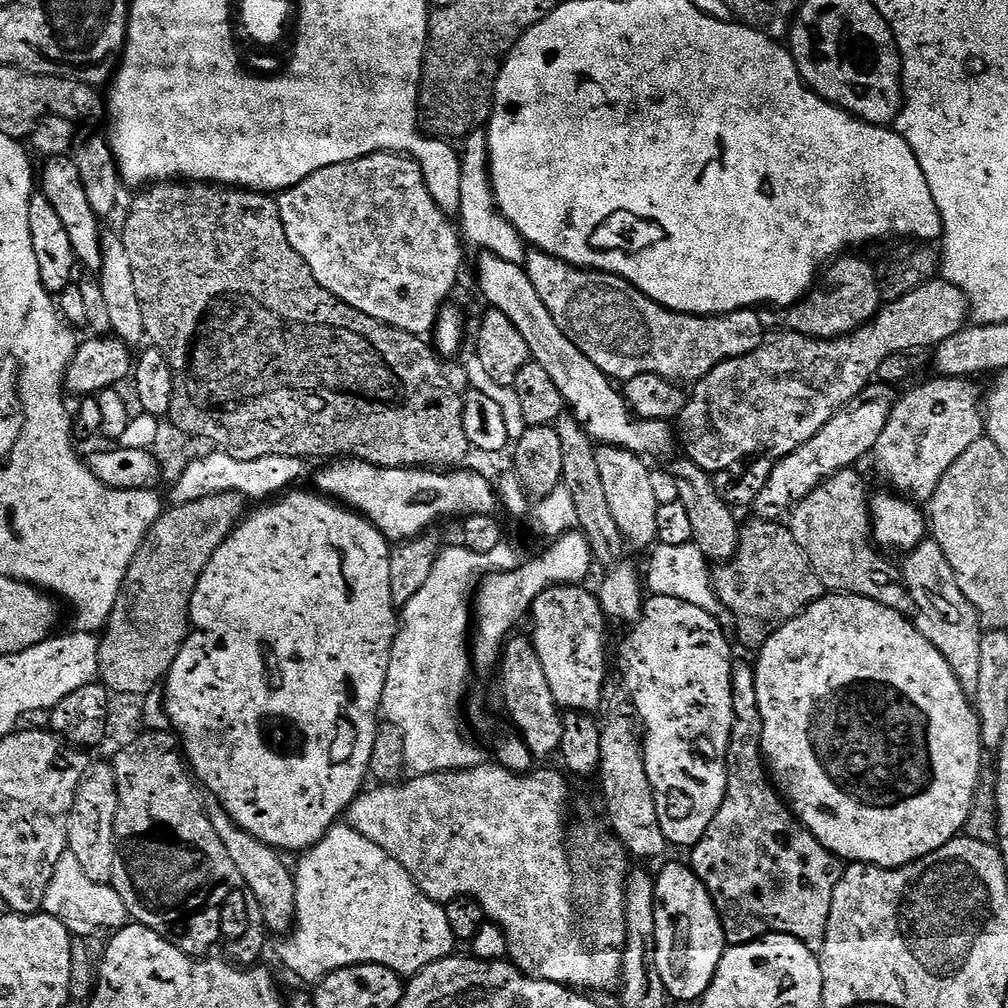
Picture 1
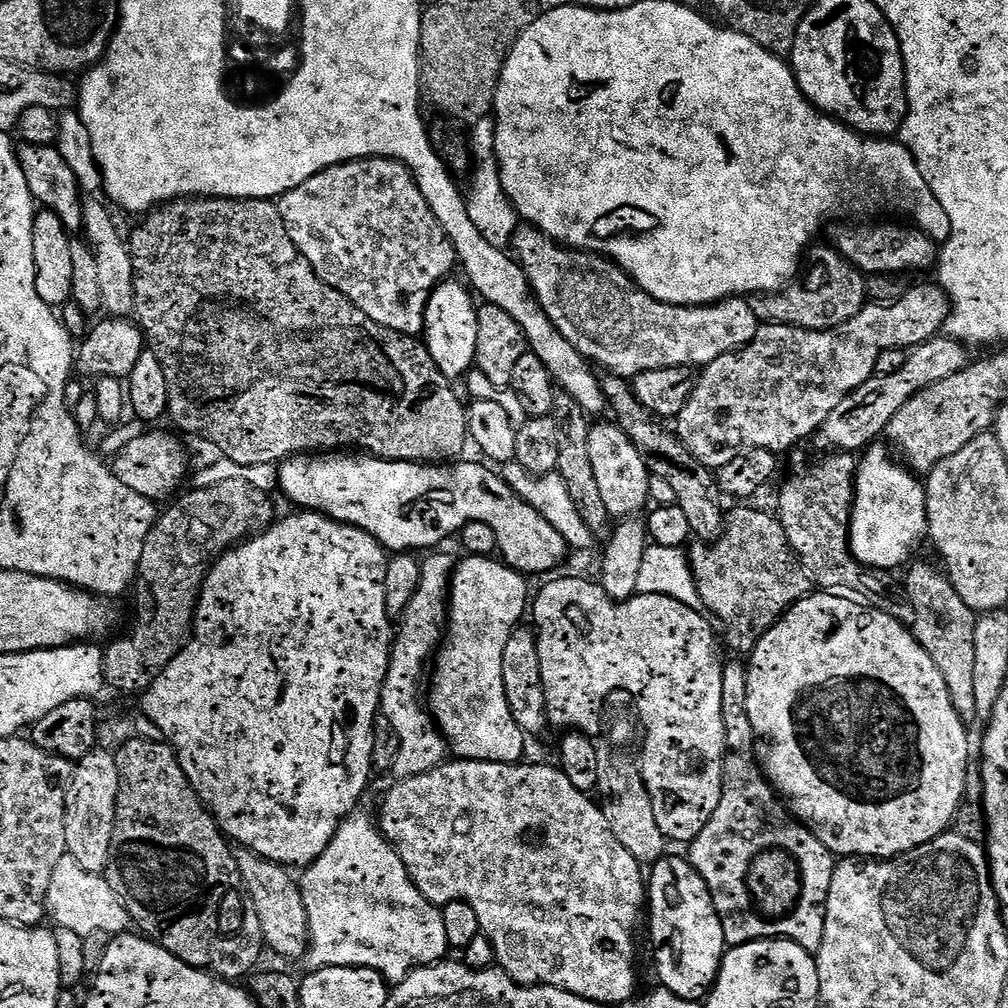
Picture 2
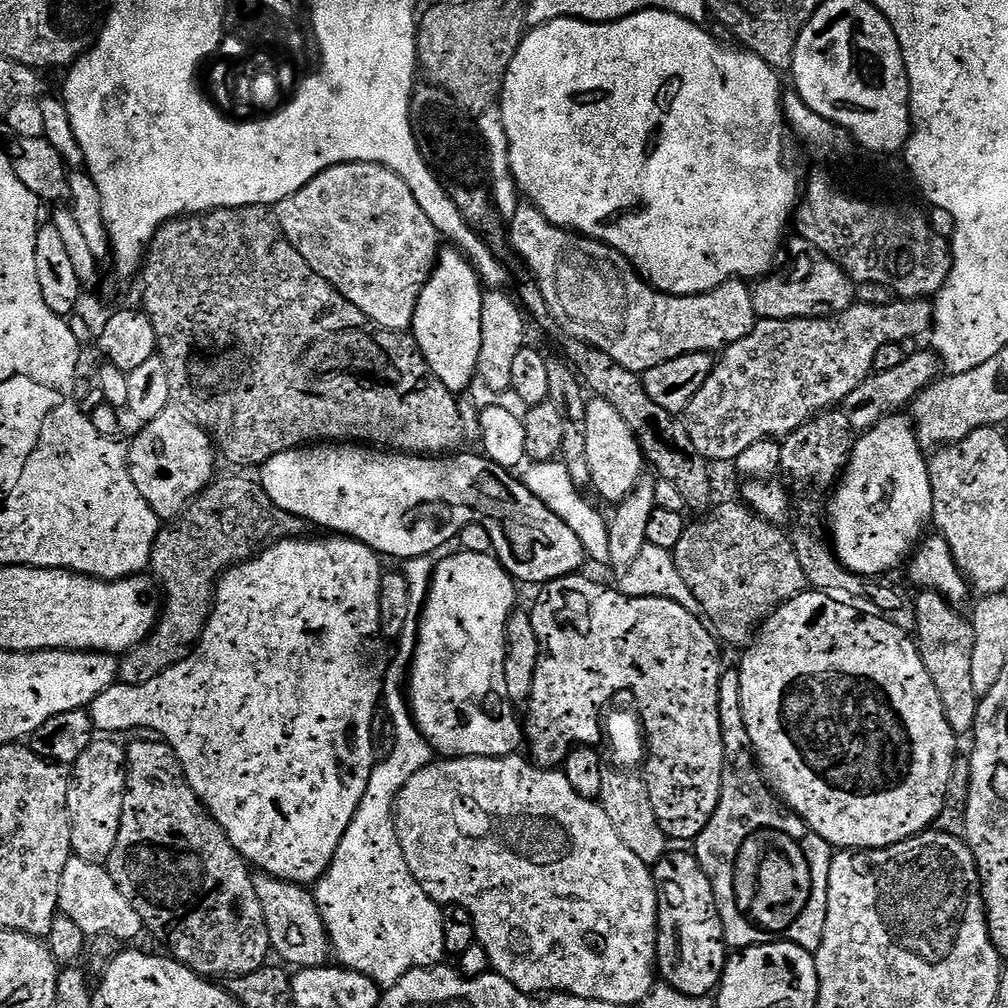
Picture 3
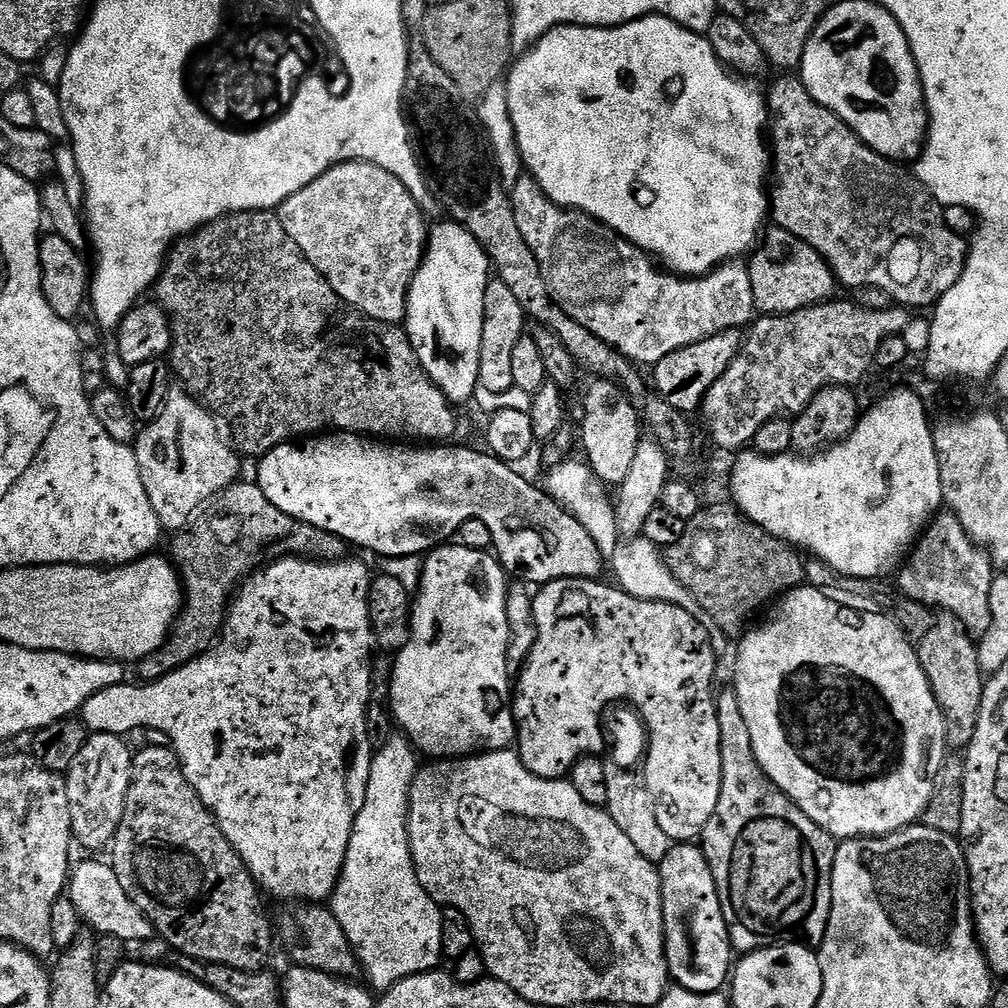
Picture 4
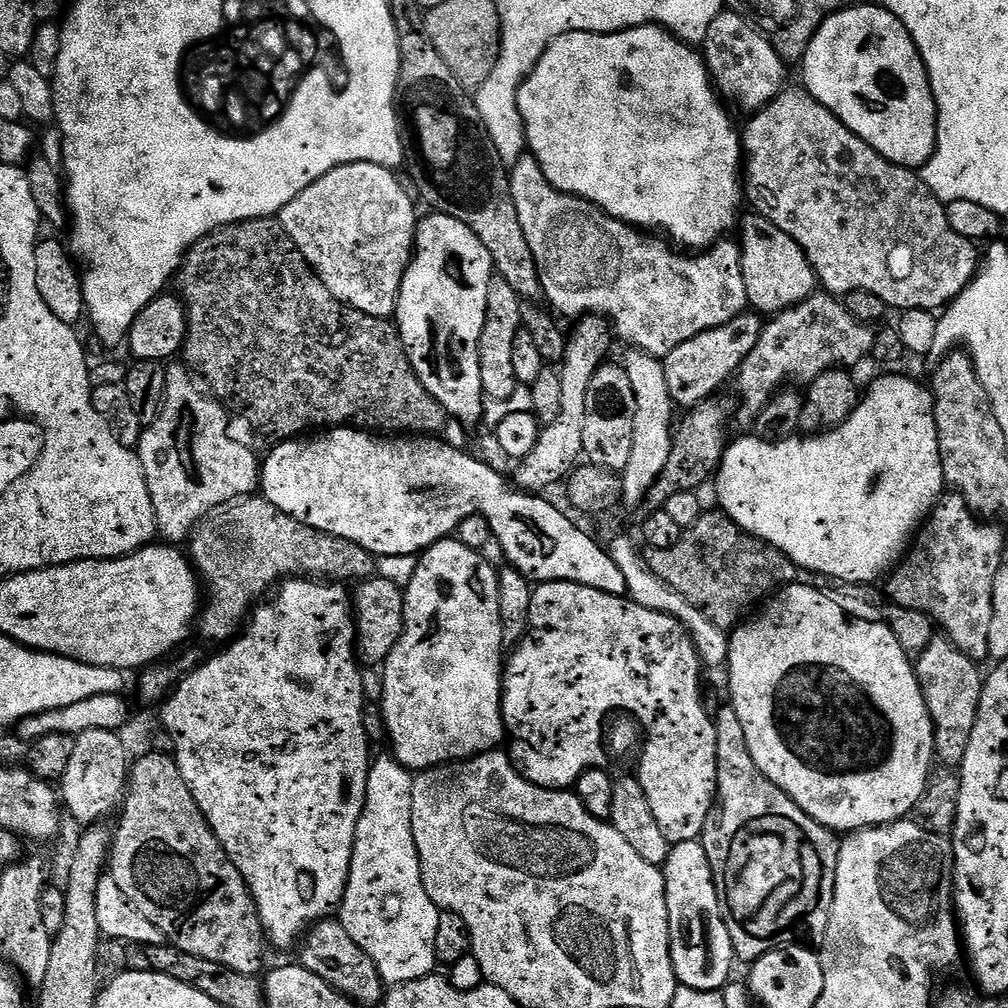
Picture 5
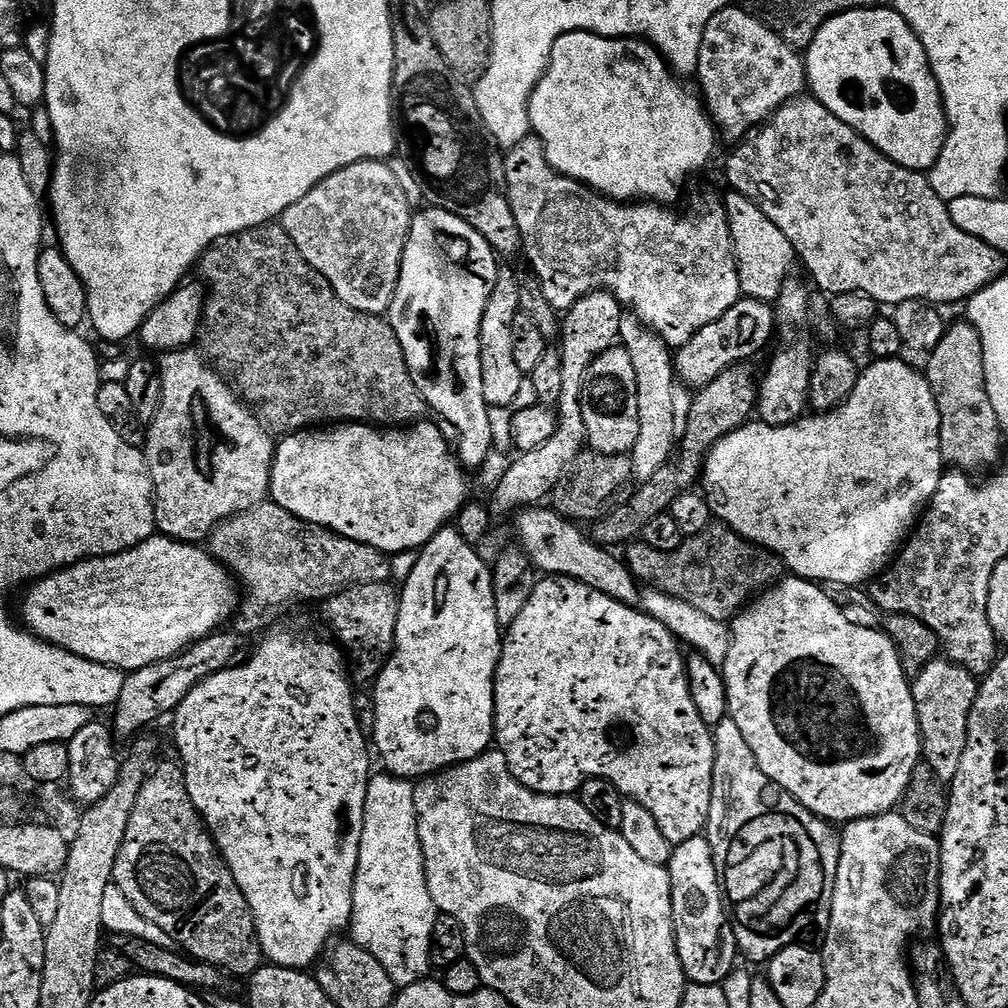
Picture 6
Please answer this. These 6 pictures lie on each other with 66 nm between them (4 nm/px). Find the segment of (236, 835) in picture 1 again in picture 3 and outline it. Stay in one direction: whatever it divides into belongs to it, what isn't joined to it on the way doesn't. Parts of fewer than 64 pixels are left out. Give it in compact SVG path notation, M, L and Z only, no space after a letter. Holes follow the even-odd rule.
M253 875L254 890L266 918L266 930L272 943L271 951L281 956L285 965L293 969L322 968L329 963L332 939L328 936L320 912L316 908L316 897L305 885L291 884L273 876Z

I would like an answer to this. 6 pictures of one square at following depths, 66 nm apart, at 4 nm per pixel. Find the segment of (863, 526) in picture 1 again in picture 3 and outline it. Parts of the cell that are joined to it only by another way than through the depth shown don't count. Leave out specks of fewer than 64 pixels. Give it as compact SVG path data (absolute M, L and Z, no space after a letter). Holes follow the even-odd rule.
M842 410L821 412L813 420L807 420L802 426L798 426L798 430L794 430L789 436L783 437L780 445L782 450L780 472L788 475L792 479L791 487L793 489L796 487L808 499L801 502L800 521L797 522L796 529L791 529L792 545L796 548L798 562L802 565L802 574L806 574L809 585L815 591L839 594L853 601L869 600L870 603L876 604L875 611L879 615L887 618L902 631L912 634L916 631L916 605L913 597L911 595L908 597L902 589L895 588L892 584L883 584L885 582L883 579L858 576L849 570L838 559L831 543L826 539L821 517L820 520L816 517L822 512L822 504L816 499L824 491L827 493L839 481L844 469L848 467L848 457L852 454L853 443L854 433Z

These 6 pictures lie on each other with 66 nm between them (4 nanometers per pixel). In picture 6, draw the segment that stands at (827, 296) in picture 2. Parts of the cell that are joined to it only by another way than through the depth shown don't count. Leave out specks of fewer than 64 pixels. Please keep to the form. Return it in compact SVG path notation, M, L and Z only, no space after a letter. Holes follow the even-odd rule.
M729 191L727 195L723 197L724 210L728 214L740 291L747 299L772 304L778 294L782 294L782 286L793 275L792 267L797 267L798 257L794 246L790 246L790 238L786 238L786 234L782 234L782 230L778 230L778 226L774 226L774 222L770 222L770 218L766 218L766 214L762 214L762 210L758 210L758 206L749 198L734 191Z

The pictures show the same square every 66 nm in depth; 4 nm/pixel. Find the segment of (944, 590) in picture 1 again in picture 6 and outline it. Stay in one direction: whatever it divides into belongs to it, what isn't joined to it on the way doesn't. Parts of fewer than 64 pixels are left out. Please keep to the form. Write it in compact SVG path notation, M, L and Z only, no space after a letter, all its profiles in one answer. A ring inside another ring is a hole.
M937 658L915 673L911 685L918 710L922 760L929 764L940 784L951 785L952 779L958 774L962 753L966 751L970 714L978 691L977 677L971 676L952 660Z

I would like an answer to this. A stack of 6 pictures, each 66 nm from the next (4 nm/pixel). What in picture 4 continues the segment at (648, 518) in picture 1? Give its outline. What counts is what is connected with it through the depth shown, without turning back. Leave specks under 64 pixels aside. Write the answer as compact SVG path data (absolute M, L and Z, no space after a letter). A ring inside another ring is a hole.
M597 379L591 383L584 396L584 452L588 455L586 464L605 486L618 486L634 462L634 454L642 439L642 418L616 384Z

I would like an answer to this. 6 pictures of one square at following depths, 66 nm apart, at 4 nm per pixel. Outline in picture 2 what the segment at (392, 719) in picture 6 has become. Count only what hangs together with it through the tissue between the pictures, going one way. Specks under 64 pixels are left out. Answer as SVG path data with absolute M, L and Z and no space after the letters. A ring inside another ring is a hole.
M465 555L463 559L461 564L459 561L453 567L450 577L446 631L434 656L426 704L436 727L444 733L453 757L518 764L525 759L526 734L518 722L514 722L510 702L506 702L506 682L502 682L502 653L506 651L506 642L510 642L510 634L515 628L521 627L523 620L520 619L529 611L530 592L528 596L528 584L524 581L527 579L525 573L516 572L496 558Z

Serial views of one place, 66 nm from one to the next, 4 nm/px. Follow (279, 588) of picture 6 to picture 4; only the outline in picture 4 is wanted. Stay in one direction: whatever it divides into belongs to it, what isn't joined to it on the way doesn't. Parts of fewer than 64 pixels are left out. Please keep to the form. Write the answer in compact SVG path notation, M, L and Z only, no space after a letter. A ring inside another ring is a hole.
M259 483L231 484L217 496L200 505L193 512L192 517L185 522L171 537L172 553L170 559L176 566L180 575L180 583L184 589L184 603L172 625L172 633L168 640L154 654L138 661L140 668L139 679L144 682L161 680L166 674L186 666L196 656L208 651L220 638L224 631L224 617L228 615L228 606L240 585L252 575L253 572L265 567L269 562L286 556L299 556L306 560L319 560L331 562L343 560L349 555L349 545L342 538L330 534L326 530L318 530L298 518L290 518L290 514L282 514L266 494L262 494Z

